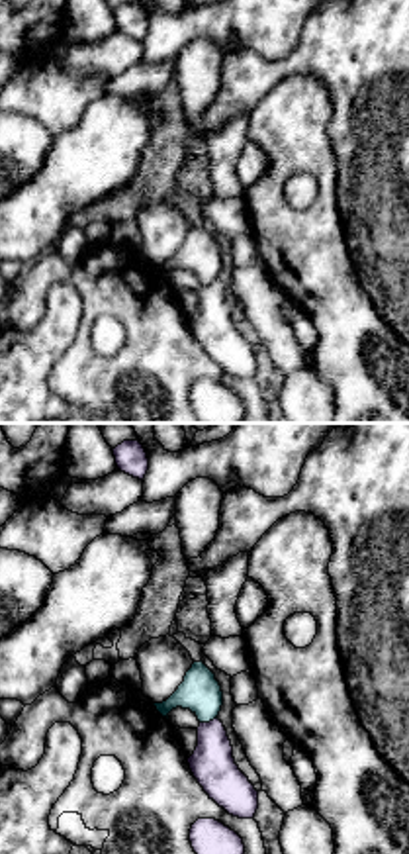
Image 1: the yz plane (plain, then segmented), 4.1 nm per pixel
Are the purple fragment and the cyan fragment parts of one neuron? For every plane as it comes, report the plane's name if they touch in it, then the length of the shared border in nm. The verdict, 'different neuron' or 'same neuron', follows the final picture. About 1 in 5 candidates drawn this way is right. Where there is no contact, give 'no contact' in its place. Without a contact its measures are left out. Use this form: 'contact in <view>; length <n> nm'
contact in yz; length 80 nm

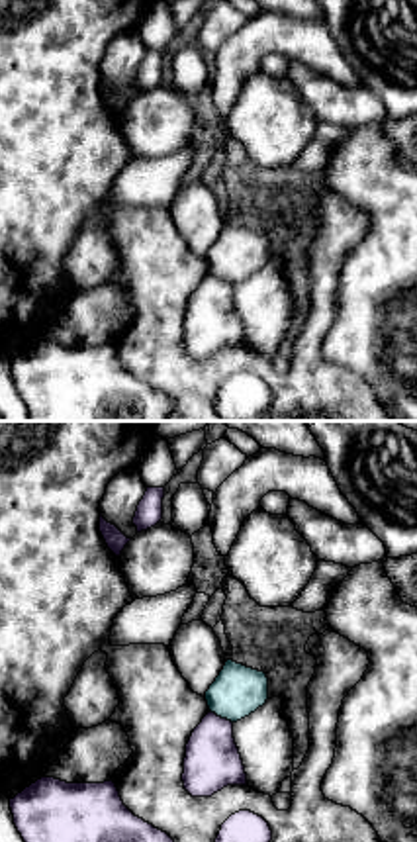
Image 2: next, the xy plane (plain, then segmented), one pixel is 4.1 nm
contact in xy; length 110 nm

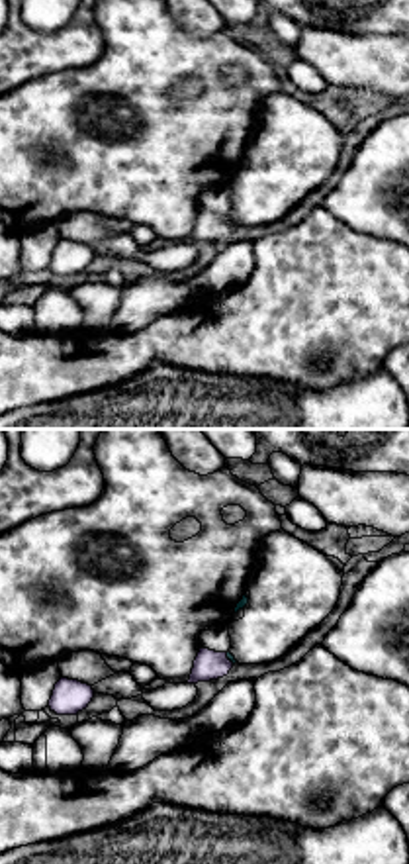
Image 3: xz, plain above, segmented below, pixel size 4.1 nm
contact in xz; length 60 nm

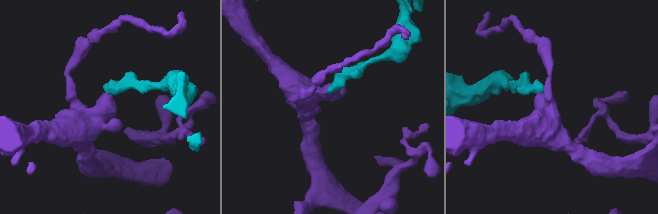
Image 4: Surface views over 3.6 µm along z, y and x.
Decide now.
different neuron

